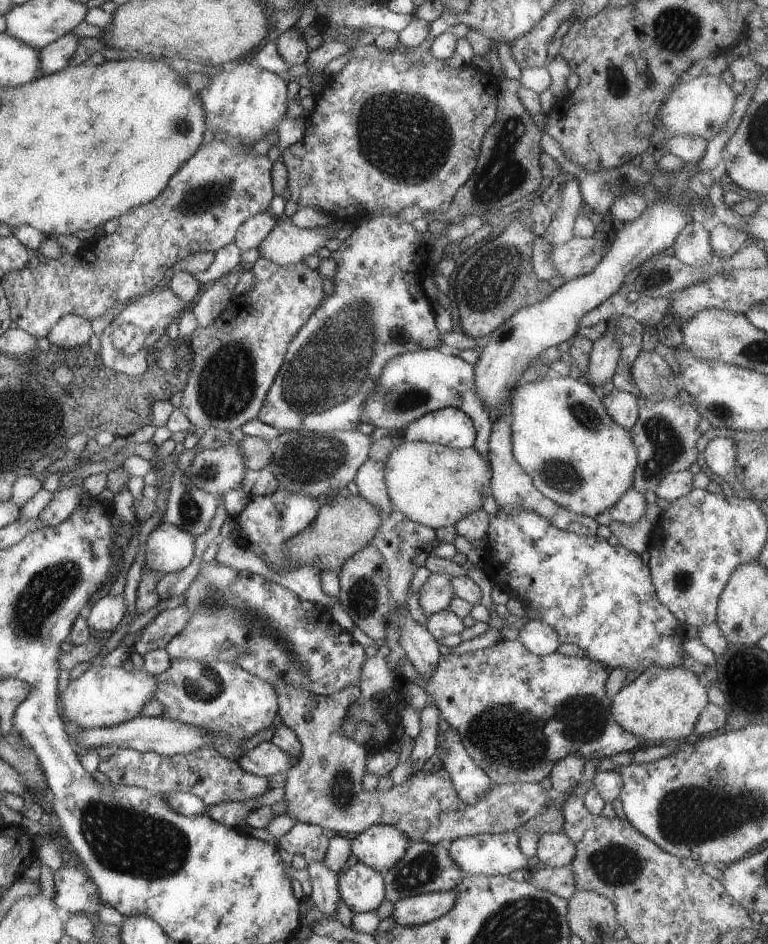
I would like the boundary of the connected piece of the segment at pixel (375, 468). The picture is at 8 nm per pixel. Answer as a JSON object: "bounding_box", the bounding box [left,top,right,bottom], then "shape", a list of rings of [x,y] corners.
{"bounding_box":[354,459,396,517],"shape":[[[369,459],[362,464],[354,478],[359,496],[380,510],[383,517],[390,516],[396,508],[392,505],[384,480],[384,462]]]}

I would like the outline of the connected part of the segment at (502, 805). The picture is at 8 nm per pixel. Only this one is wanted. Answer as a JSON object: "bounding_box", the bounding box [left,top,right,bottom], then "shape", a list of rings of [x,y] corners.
{"bounding_box":[272,680,554,844],"shape":[[[284,680],[272,684],[279,702],[279,715],[287,728],[290,728],[298,738],[301,745],[301,756],[298,764],[288,773],[288,779],[284,784],[284,801],[288,804],[286,814],[297,822],[317,825],[329,835],[359,834],[375,825],[390,825],[398,828],[404,836],[408,836],[410,842],[428,842],[428,844],[440,844],[443,840],[457,840],[468,838],[478,834],[504,833],[514,831],[526,824],[531,818],[538,817],[542,808],[549,808],[554,796],[542,788],[539,783],[515,783],[494,784],[486,796],[482,796],[476,804],[465,804],[458,798],[458,792],[454,790],[452,780],[448,772],[442,767],[437,772],[419,771],[402,784],[396,784],[386,792],[374,788],[366,790],[363,786],[363,778],[366,773],[366,758],[368,747],[354,742],[342,732],[342,720],[347,717],[347,709],[350,704],[361,697],[358,687],[348,684],[340,692],[333,696],[317,696],[308,692],[306,688],[297,688],[292,684],[286,684]]]}

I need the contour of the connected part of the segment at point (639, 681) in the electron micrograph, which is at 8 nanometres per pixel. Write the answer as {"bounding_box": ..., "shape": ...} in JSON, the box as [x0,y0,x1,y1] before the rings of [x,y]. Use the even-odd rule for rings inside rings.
{"bounding_box":[611,666,709,744],"shape":[[[682,666],[682,668],[648,668],[642,672],[634,682],[624,686],[616,696],[611,698],[612,716],[618,726],[636,738],[643,740],[643,744],[669,743],[670,741],[685,741],[693,733],[700,712],[709,704],[706,685],[703,677],[696,676]]]}

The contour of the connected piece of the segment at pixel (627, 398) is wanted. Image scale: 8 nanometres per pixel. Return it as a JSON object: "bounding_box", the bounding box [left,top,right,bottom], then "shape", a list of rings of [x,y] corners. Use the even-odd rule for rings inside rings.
{"bounding_box":[601,389,639,432],"shape":[[[614,389],[608,396],[602,396],[601,400],[607,414],[614,422],[631,432],[639,418],[638,397]]]}

